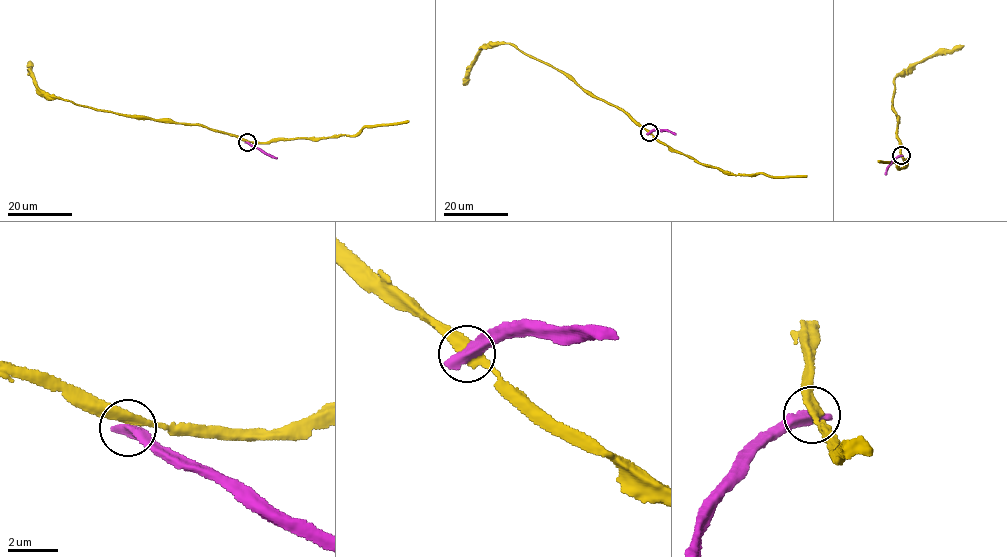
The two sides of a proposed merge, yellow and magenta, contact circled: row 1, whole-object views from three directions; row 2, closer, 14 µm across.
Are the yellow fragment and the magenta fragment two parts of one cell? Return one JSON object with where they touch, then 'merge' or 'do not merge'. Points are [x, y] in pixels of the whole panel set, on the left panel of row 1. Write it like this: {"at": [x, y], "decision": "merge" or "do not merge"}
{"at": [247, 142], "decision": "do not merge"}

